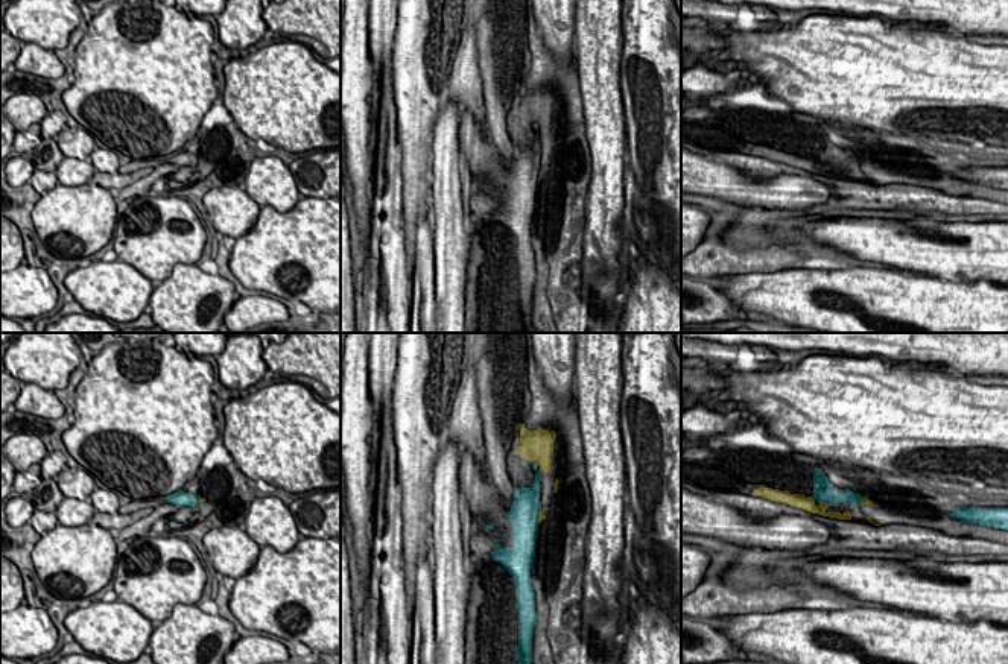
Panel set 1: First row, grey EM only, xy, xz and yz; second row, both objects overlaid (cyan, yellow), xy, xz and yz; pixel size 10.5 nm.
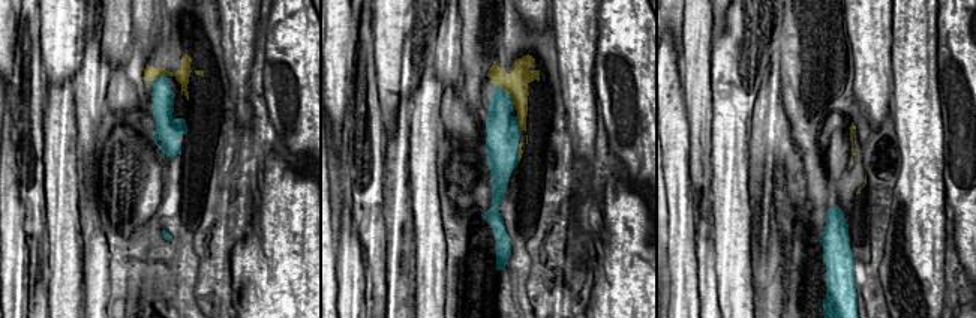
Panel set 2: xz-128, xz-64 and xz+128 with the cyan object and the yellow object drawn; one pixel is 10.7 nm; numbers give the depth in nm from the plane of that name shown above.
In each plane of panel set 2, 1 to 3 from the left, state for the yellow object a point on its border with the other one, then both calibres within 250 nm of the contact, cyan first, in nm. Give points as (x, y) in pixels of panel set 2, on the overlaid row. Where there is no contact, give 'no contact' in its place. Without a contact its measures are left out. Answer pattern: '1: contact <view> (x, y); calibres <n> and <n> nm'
1: contact xz-128 (161, 75); calibres 240 and 140 nm
2: contact xz-64 (505, 92); calibres 260 and 260 nm
3: no contact

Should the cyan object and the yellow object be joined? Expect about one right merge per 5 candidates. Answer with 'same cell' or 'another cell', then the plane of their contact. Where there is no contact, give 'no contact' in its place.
another cell; meets cyan in yz

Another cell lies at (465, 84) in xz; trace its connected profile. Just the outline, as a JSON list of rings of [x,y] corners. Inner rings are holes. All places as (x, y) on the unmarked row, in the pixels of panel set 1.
[[[467,21],[459,29],[461,43],[452,62],[450,99],[459,106],[459,117],[470,111],[483,129],[485,105],[482,77],[477,65],[476,30]]]

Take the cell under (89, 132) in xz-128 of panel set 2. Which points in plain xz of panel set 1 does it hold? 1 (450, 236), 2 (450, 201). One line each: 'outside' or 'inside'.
1: inside
2: inside

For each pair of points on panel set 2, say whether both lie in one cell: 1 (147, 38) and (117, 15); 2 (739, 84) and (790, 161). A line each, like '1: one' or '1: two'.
1: two
2: two

